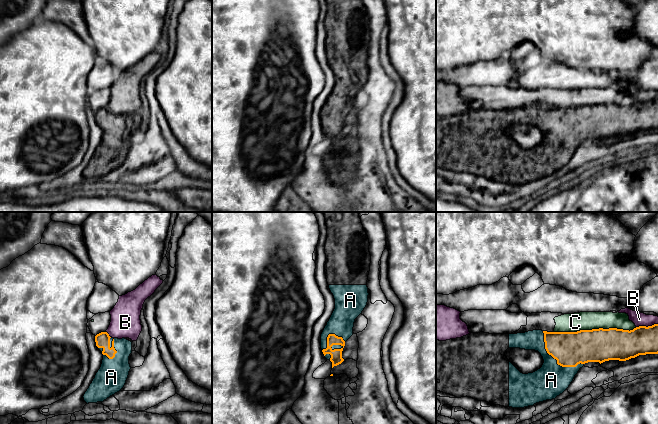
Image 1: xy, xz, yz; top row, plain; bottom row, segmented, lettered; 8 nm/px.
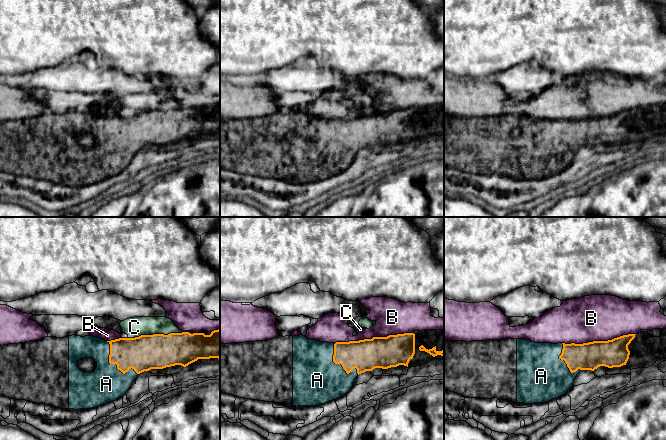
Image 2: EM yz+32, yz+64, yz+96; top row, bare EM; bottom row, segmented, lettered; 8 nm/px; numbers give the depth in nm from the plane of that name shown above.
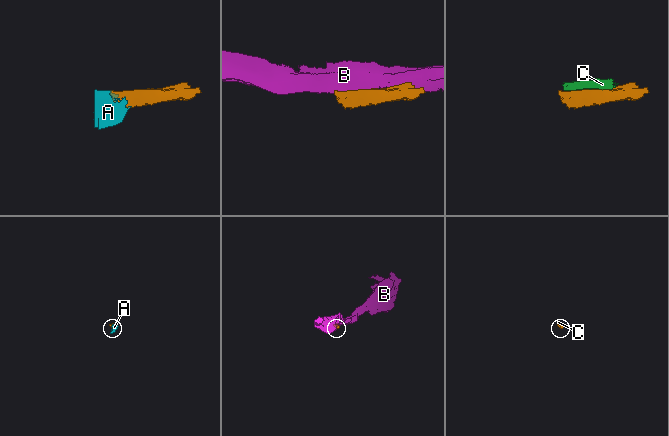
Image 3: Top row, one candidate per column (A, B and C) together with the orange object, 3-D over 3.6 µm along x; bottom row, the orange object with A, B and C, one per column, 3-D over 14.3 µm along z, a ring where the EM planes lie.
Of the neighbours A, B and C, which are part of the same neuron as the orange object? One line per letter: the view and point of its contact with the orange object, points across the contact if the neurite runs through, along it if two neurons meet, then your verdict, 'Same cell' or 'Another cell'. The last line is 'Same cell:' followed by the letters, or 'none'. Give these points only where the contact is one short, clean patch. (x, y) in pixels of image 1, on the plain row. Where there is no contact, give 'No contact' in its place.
A: Touches orange at yz (556, 135). Same cell
B: Touches orange at xy (108, 110). Another cell
C: Touches orange at yz (595, 105). Another cell
Same cell: A

